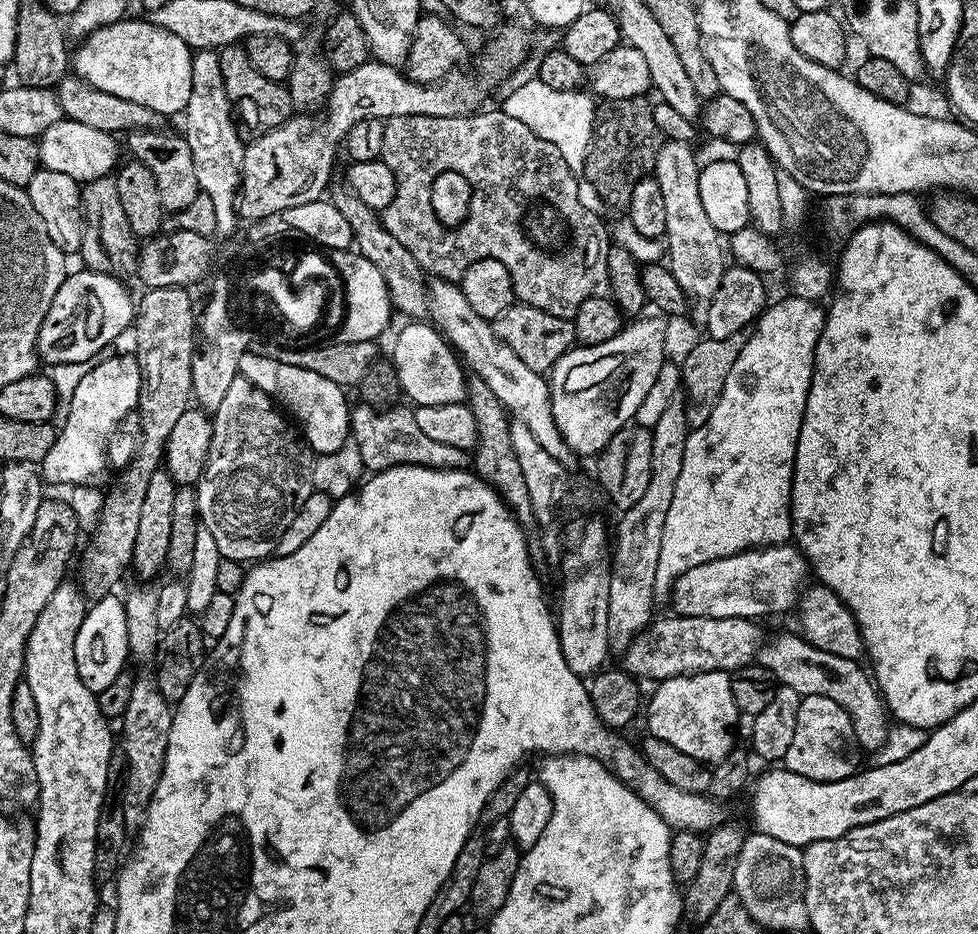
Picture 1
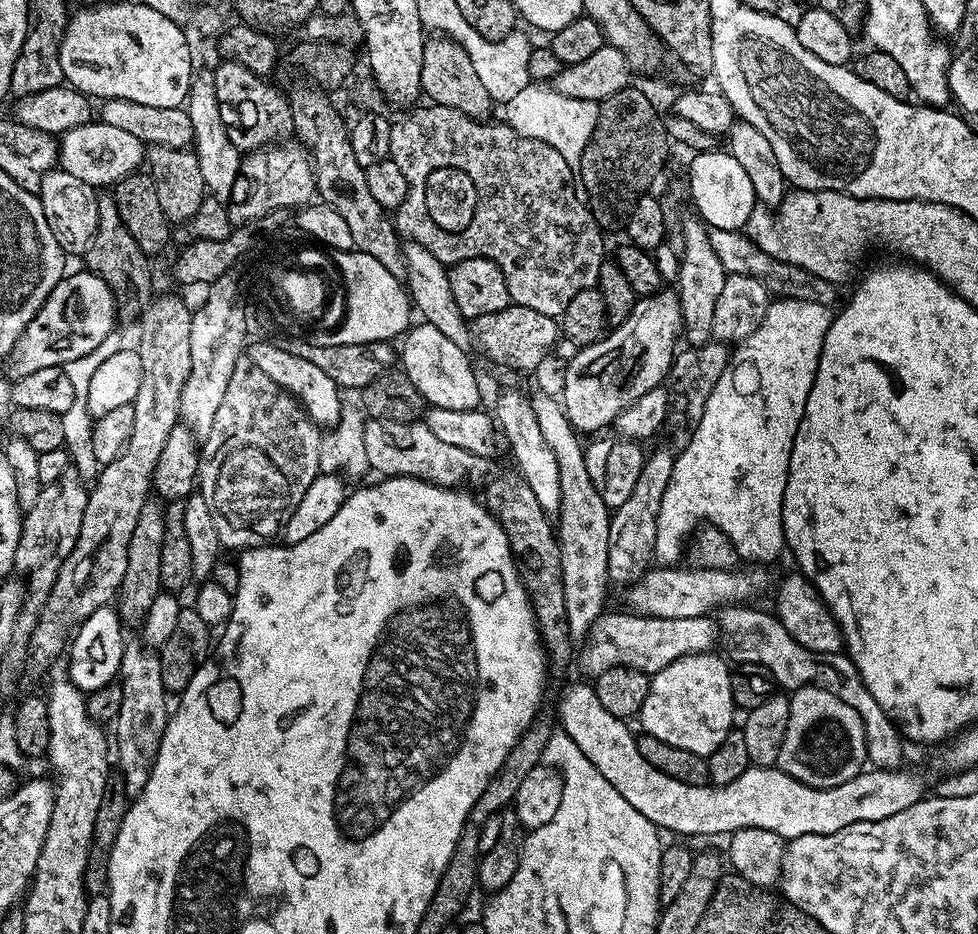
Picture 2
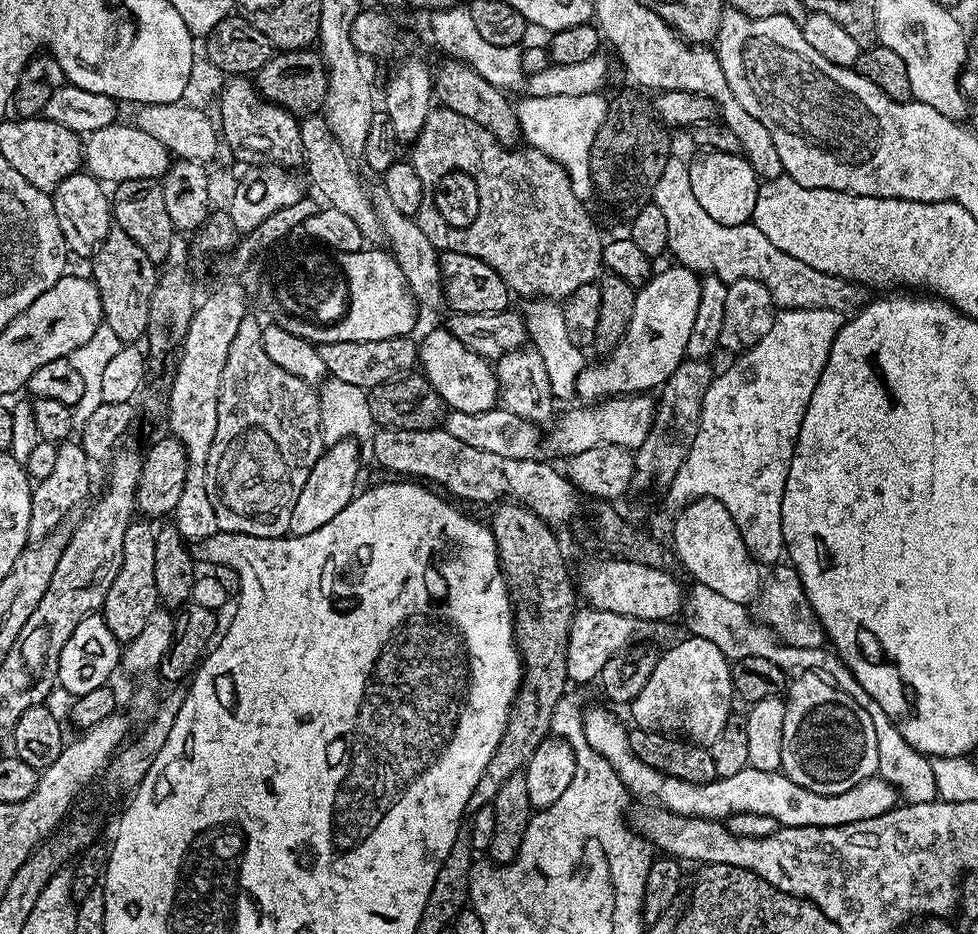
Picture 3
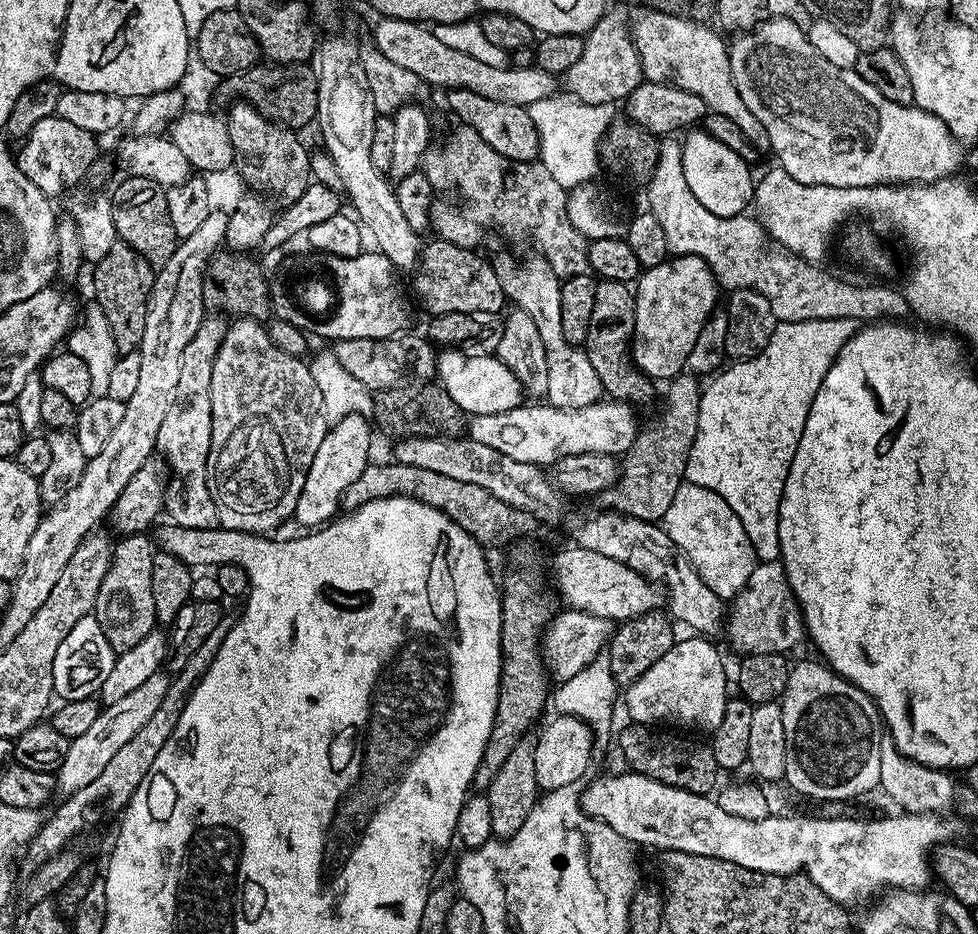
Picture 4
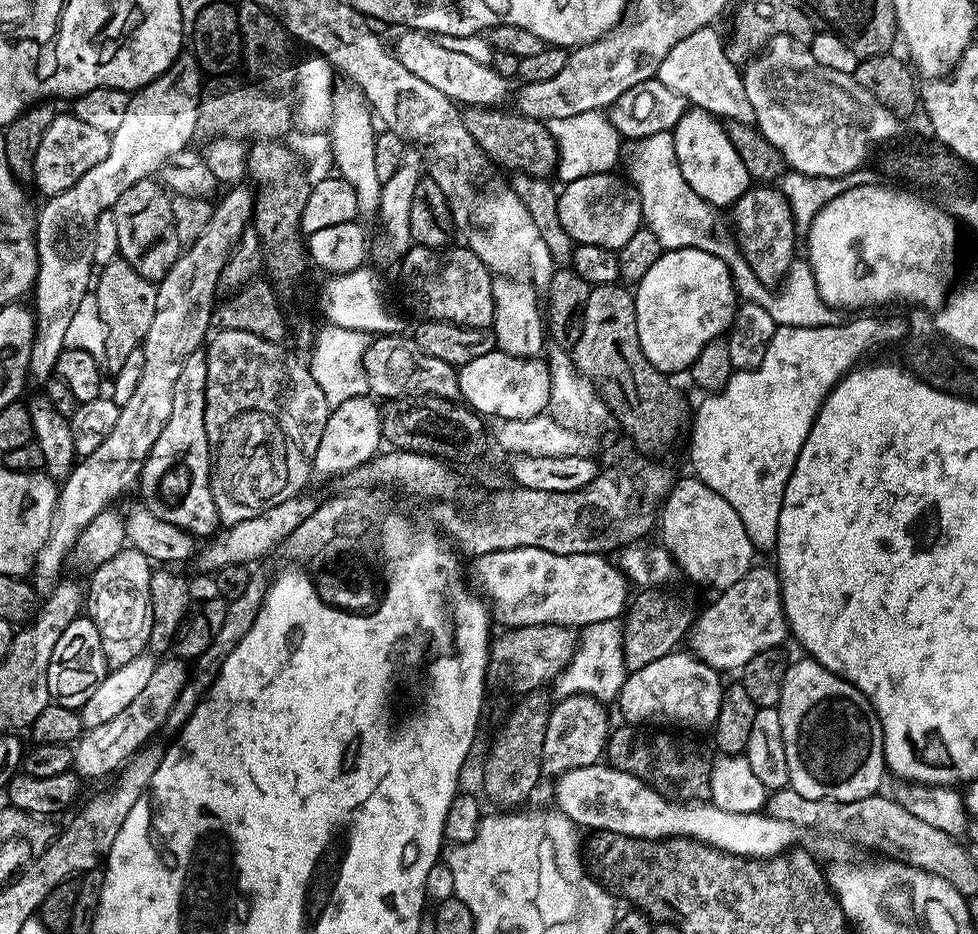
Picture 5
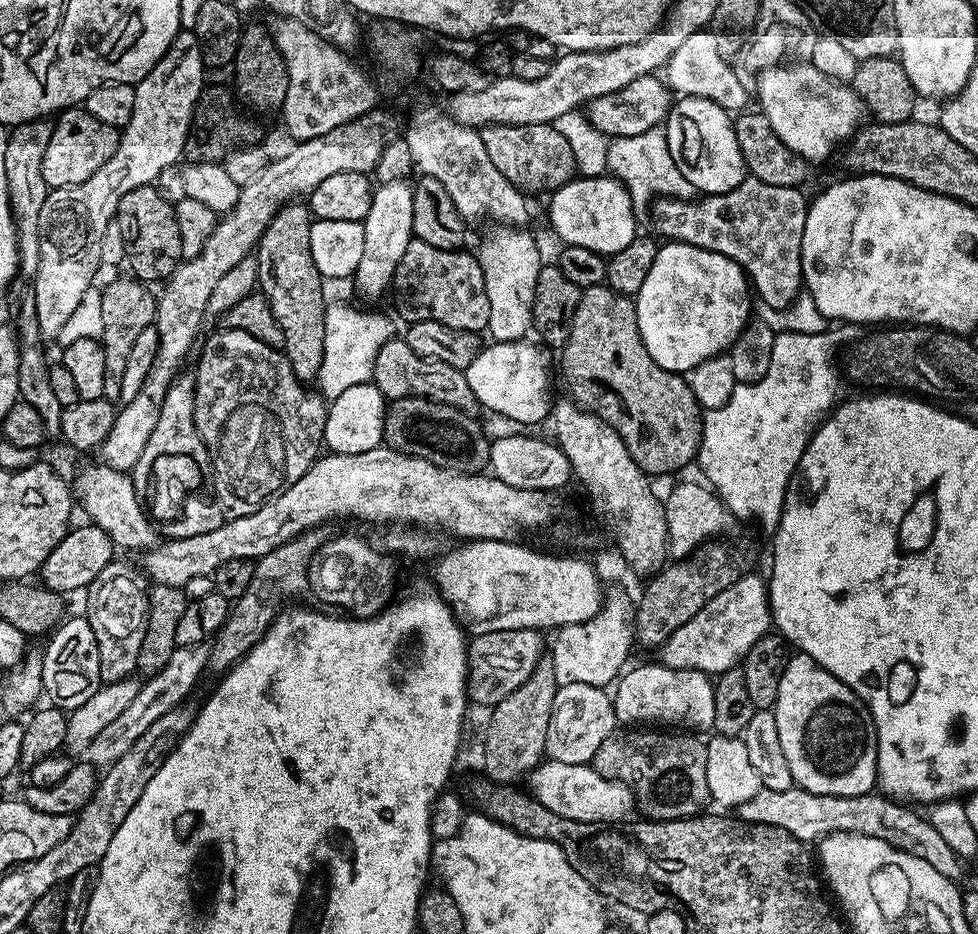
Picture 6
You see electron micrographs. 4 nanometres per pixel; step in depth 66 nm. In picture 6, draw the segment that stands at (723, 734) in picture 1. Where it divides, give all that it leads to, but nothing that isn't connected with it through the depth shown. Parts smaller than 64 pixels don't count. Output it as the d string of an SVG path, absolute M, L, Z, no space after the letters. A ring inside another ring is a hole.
M653 662L653 664L640 664L637 668L629 667L627 671L623 673L615 681L614 689L611 693L612 705L616 711L617 721L624 726L667 726L669 729L684 729L684 730L700 730L696 728L706 728L706 730L712 728L712 723L714 722L714 690L712 689L714 680L713 677L709 676L706 672L699 672L698 670L690 670L689 668L671 668L665 664L659 662Z

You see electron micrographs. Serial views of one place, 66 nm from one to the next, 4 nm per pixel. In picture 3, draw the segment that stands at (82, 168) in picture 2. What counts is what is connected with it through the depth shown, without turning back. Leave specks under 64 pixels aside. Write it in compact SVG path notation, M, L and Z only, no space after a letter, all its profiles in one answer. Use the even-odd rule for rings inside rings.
M117 122L106 126L106 130L87 133L82 144L82 164L88 175L112 186L120 184L123 180L159 181L168 171L169 163L170 153L166 146L132 122Z

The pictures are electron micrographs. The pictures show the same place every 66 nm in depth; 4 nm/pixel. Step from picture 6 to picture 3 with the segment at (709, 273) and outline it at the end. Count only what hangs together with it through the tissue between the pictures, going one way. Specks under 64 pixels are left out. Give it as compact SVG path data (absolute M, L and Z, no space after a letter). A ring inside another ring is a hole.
M671 266L655 273L639 289L634 314L624 337L607 353L605 360L589 363L576 383L576 396L584 402L605 398L648 394L659 389L686 359L687 342L698 312L701 277L691 268Z

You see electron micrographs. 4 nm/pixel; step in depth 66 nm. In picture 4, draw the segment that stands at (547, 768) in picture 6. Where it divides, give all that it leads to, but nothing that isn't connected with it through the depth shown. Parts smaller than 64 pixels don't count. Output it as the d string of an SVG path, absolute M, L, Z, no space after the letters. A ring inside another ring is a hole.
M624 770L621 776L600 776L588 789L580 792L580 808L587 816L610 826L633 846L660 848L661 853L685 852L706 858L722 858L722 862L734 862L746 870L765 872L775 876L809 876L835 904L850 906L871 892L885 890L924 890L933 883L934 873L930 857L934 849L955 841L956 824L939 815L895 814L881 820L838 820L826 816L775 816L769 814L761 820L738 818L726 814L711 795L699 796L681 788L658 782L640 772Z

